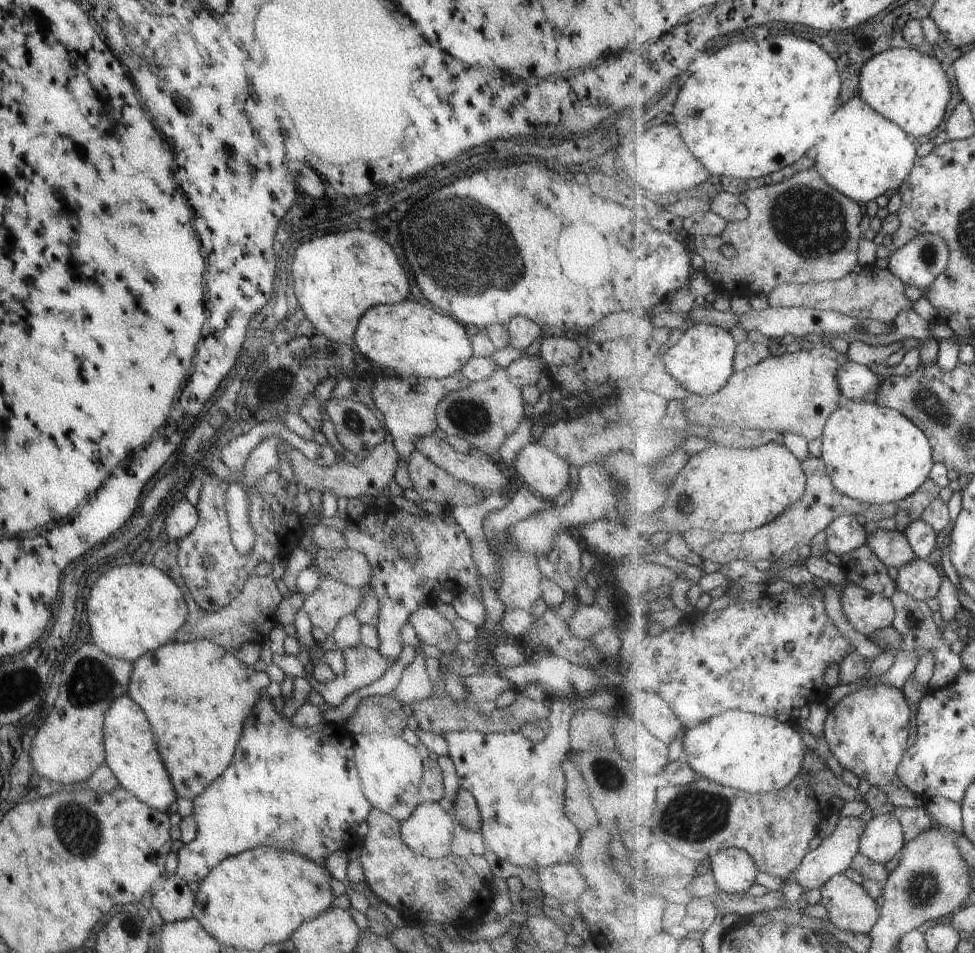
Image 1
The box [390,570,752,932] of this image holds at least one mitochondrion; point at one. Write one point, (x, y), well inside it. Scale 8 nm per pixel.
(695, 816)

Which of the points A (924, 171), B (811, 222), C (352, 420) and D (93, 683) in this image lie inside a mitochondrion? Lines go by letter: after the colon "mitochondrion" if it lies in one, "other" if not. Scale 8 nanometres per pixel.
A: other
B: mitochondrion
C: mitochondrion
D: mitochondrion

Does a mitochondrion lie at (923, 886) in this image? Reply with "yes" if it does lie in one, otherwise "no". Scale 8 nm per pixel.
yes

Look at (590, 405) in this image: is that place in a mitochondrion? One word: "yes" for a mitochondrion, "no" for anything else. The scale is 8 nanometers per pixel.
no

